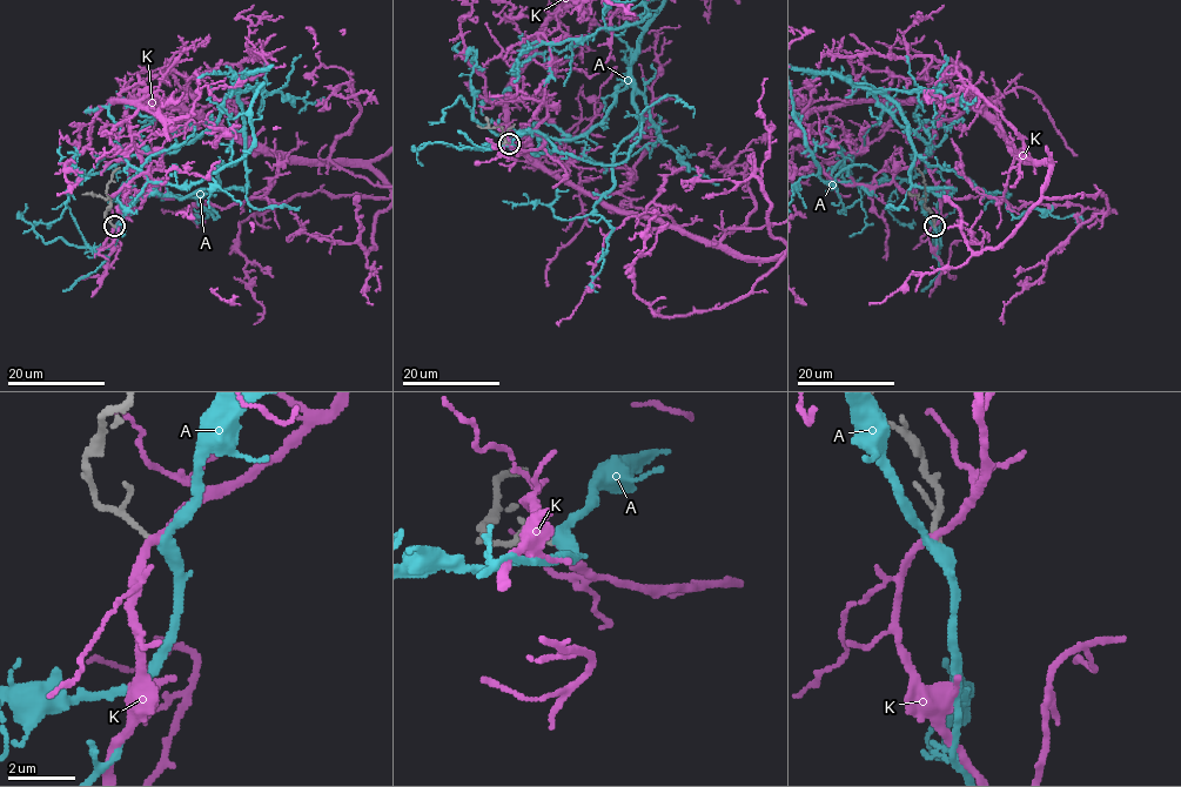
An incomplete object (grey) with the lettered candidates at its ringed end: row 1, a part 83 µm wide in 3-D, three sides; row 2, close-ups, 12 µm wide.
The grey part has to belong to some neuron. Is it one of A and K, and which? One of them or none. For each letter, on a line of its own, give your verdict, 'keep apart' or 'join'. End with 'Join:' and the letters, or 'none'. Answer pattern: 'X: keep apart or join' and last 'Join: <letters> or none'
A: join
K: keep apart
Join: A

